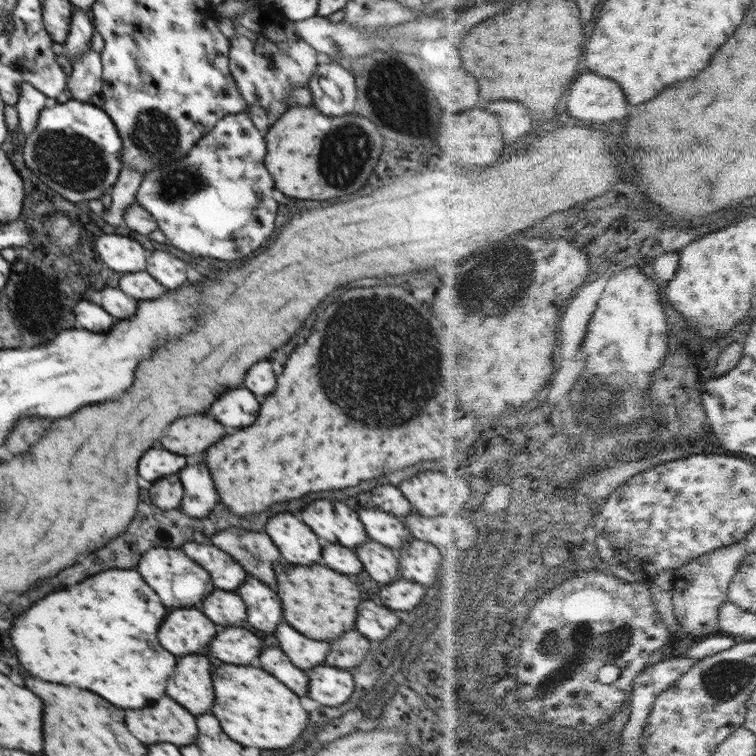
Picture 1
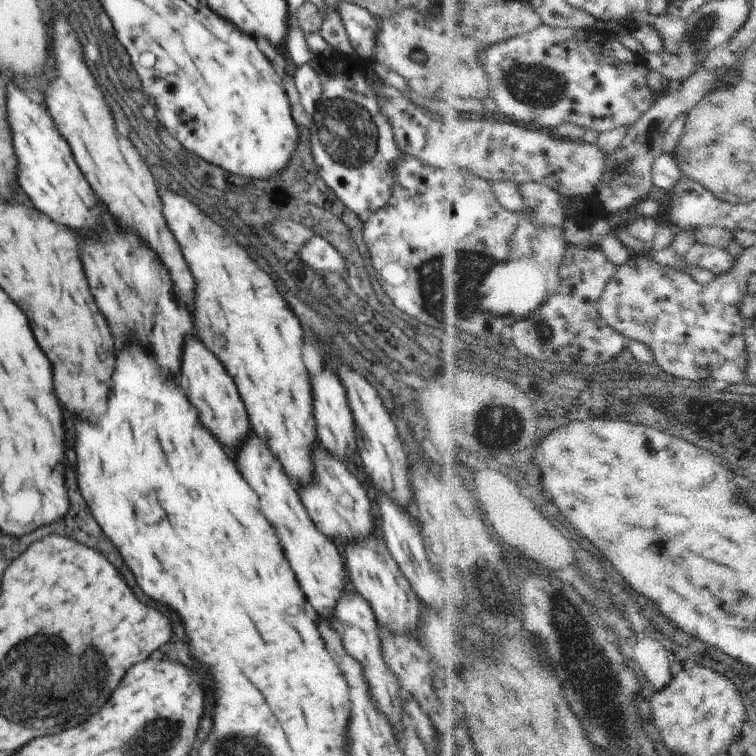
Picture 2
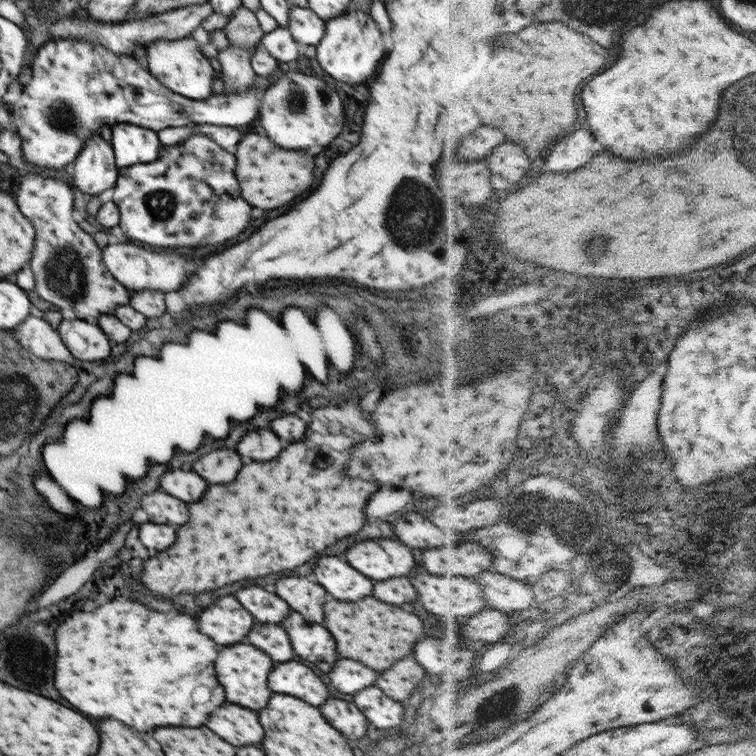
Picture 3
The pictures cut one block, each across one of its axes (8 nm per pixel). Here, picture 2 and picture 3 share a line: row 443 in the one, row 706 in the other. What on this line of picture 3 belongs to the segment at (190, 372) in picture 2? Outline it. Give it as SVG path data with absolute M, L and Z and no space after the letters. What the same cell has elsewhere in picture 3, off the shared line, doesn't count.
M222 704L206 724L214 734L232 742L234 746L260 744L264 730L258 722L256 712L236 704Z

